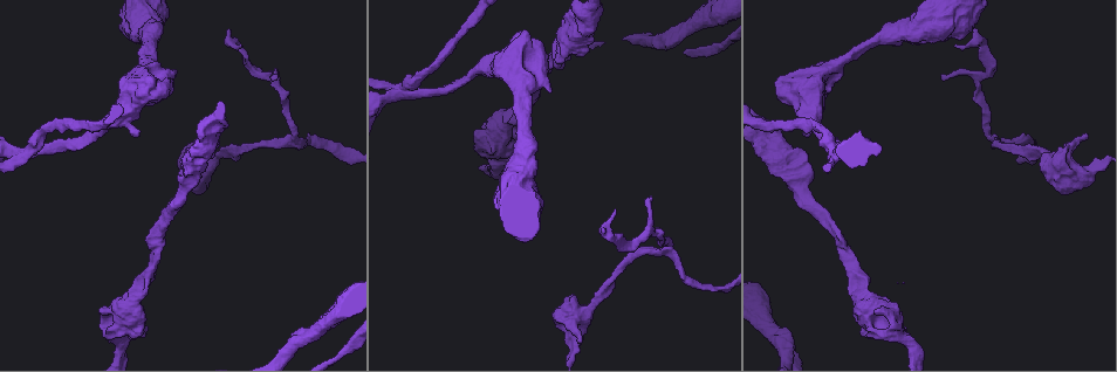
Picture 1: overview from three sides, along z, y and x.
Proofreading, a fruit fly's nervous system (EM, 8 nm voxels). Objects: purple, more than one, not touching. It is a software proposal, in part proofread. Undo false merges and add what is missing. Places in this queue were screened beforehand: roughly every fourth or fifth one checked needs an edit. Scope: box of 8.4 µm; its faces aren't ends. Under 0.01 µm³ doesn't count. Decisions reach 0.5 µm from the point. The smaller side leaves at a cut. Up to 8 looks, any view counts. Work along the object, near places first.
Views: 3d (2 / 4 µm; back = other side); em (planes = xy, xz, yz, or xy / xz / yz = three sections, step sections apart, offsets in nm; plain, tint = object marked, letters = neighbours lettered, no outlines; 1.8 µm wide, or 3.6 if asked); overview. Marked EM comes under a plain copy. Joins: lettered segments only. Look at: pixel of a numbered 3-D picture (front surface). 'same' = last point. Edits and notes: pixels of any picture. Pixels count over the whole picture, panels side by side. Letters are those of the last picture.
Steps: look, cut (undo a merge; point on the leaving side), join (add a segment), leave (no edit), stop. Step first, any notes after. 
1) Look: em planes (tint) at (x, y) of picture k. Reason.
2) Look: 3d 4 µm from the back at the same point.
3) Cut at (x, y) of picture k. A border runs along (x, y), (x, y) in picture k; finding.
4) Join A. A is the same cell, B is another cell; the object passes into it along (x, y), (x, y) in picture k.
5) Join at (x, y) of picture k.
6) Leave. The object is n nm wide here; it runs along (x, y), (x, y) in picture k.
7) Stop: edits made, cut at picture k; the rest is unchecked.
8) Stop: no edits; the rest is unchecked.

Look: em xy step 8 (tint) at (39, 149) of picture 1. Sharp bend.

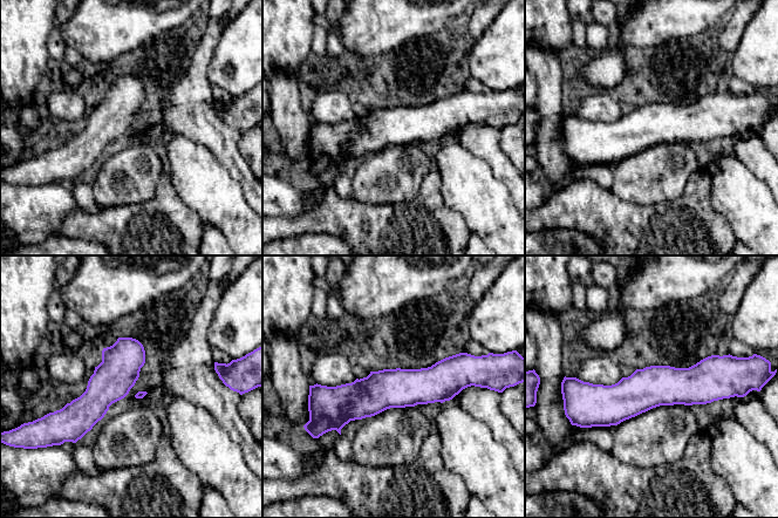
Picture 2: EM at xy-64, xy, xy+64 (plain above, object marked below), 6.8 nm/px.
Look: em planes (letters) at the same point.

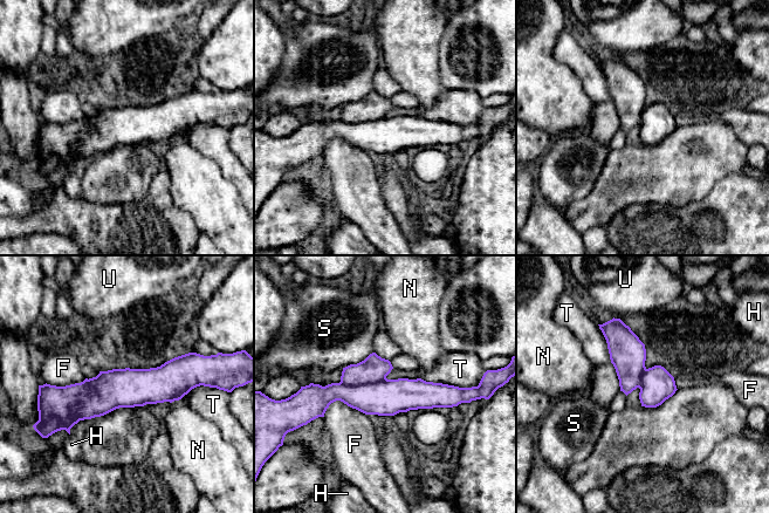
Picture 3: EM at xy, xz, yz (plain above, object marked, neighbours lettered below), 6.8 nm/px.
Cut at (373, 368) of picture 3. The object is 240 nm wide here; F, H, N, S, T and U are other cells; a border runs along (385, 377), (355, 385), (340, 383) in picture 3; a second neuron is stuck on.

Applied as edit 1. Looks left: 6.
Look: overview.

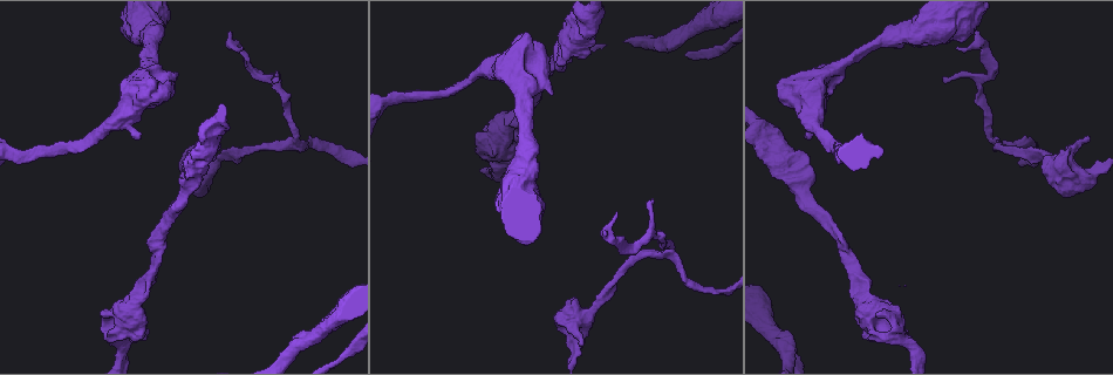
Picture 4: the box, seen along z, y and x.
Look: em planes (letters) at (155, 261) of picture 4.

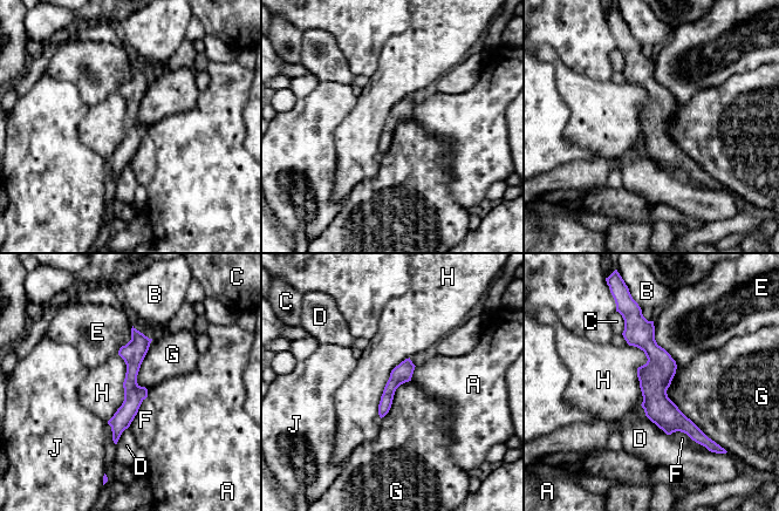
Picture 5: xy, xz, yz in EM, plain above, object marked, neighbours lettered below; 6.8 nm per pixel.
Leave. A, B, C, D, E, F, G, H and J are other cells; it runs along (637, 317), (656, 397), (699, 438) in picture 5; continuous, no second neuron.

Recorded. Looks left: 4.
Look: 3d 4 µm at (173, 75) of picture 4. An open end.

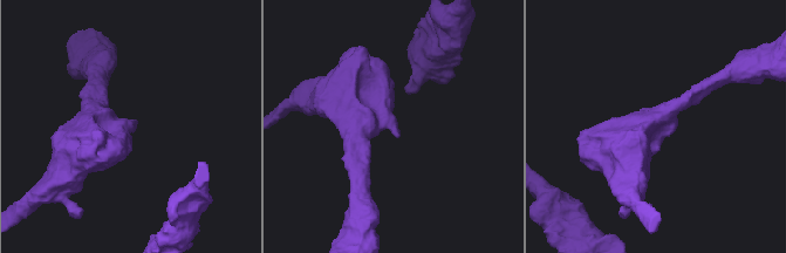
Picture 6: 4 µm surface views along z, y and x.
Look: em planes (letters) at (134, 121) of picture 6.

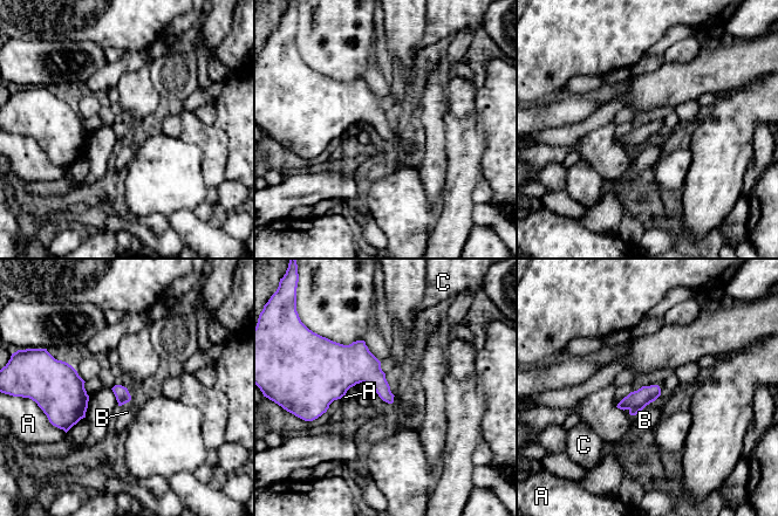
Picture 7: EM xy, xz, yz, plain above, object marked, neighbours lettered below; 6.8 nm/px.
Leave. A, B and C are other cells; a border runs along (654, 400), (635, 415) in picture 7; none of them fits.

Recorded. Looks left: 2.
Stop: edits made, cut at picture 3; the rest is unchecked.

